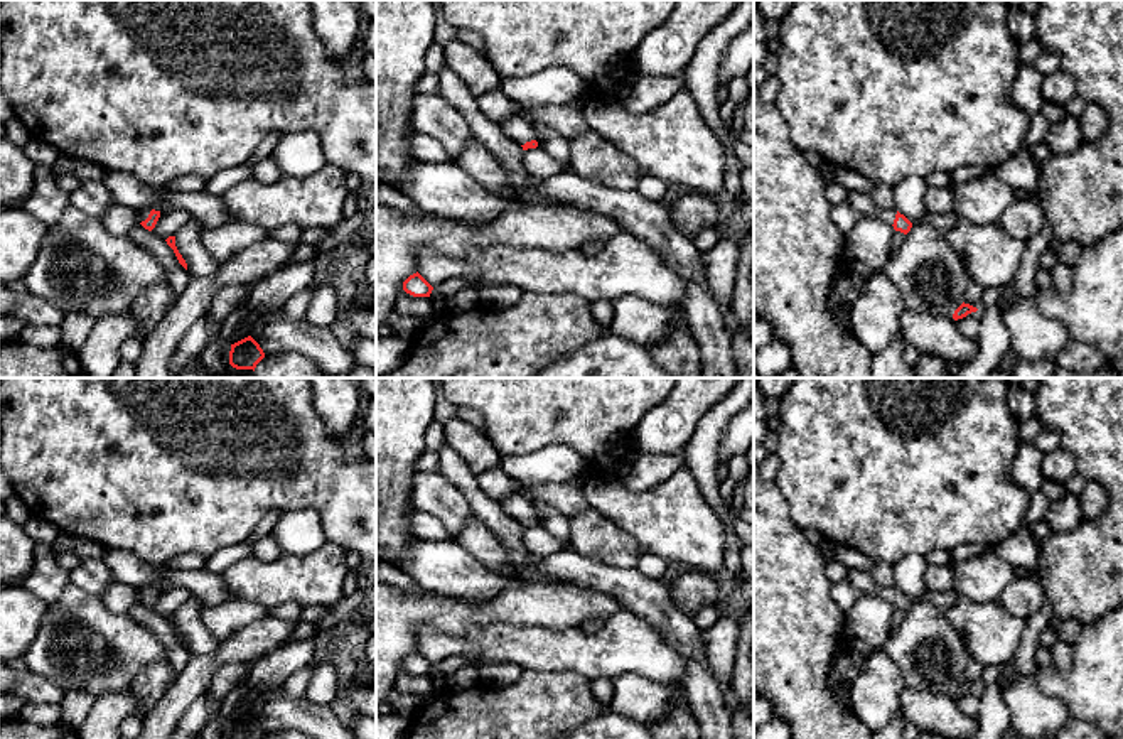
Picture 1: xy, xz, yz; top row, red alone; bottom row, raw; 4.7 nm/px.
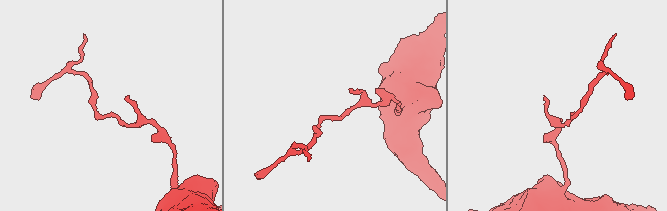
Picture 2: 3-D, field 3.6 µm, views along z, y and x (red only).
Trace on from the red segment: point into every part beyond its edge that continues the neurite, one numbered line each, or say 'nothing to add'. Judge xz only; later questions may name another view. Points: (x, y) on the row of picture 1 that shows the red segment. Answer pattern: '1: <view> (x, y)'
1: xz (518, 129)

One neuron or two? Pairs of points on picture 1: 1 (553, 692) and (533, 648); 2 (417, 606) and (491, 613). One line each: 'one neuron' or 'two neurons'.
1: two neurons
2: one neuron

